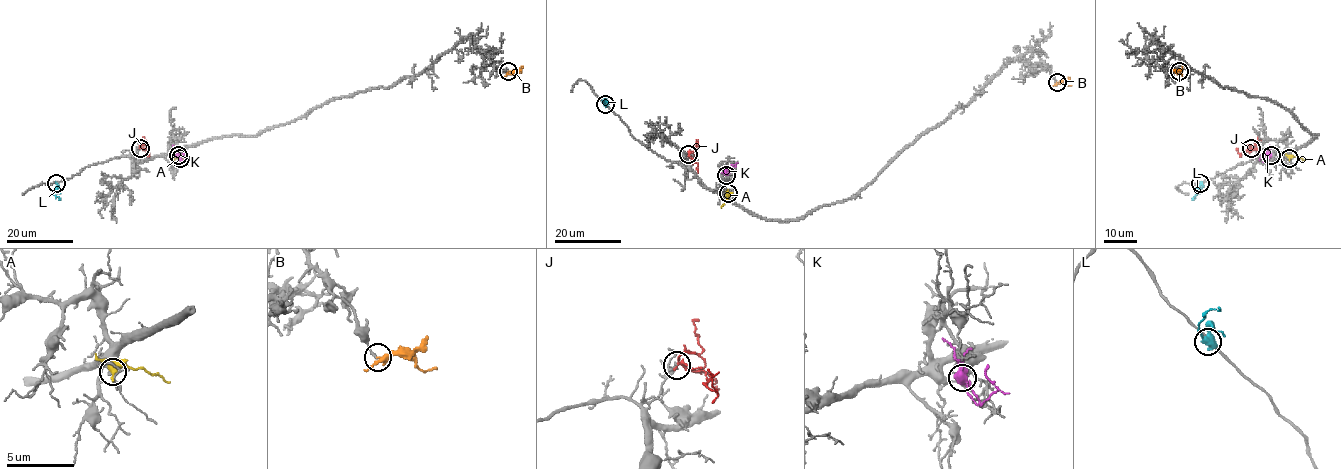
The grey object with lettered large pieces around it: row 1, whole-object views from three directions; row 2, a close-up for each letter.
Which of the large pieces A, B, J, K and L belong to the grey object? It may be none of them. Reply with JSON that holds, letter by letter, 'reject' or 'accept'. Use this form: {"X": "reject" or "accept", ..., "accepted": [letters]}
{"A": "reject", "B": "reject", "J": "reject", "K": "accept", "L": "reject", "accepted": ["K"]}

